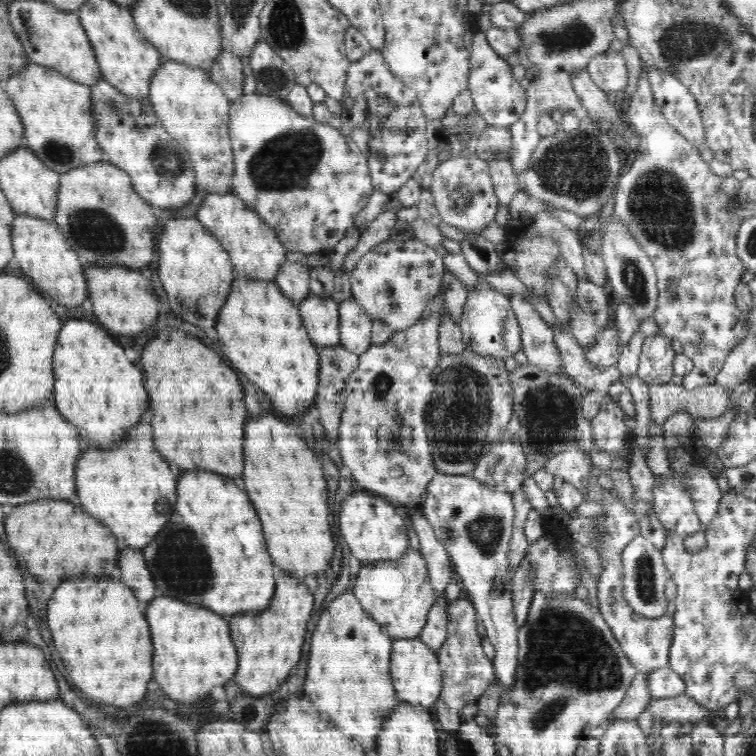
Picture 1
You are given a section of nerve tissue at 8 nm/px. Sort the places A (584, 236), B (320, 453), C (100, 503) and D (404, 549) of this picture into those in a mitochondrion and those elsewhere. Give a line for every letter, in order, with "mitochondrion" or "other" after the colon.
A: other
B: other
C: other
D: other

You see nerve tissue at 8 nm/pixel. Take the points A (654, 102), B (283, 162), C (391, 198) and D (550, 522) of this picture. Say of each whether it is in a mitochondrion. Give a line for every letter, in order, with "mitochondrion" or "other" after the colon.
A: other
B: mitochondrion
C: other
D: other

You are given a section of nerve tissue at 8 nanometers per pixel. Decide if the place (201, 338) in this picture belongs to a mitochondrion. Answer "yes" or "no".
no

